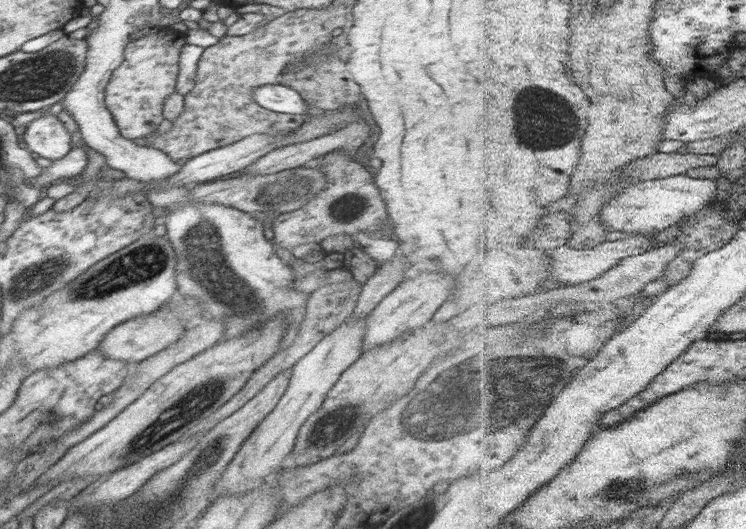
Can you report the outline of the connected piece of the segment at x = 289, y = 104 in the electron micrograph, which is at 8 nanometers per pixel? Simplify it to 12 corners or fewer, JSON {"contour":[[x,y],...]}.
{"contour":[[258,87],[253,99],[262,108],[302,115],[308,108],[296,90]]}

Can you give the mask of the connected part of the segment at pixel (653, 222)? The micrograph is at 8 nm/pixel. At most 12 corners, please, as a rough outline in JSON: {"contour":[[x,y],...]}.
{"contour":[[716,179],[628,184],[601,219],[658,234],[719,199]]}

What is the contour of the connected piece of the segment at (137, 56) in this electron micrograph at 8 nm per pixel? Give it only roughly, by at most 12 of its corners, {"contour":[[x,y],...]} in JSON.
{"contour":[[164,27],[127,44],[105,87],[124,138],[165,118],[184,33]]}

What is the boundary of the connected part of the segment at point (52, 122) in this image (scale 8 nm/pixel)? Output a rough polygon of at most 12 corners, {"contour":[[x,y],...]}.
{"contour":[[44,110],[23,138],[32,152],[58,160],[71,151],[71,134]]}

